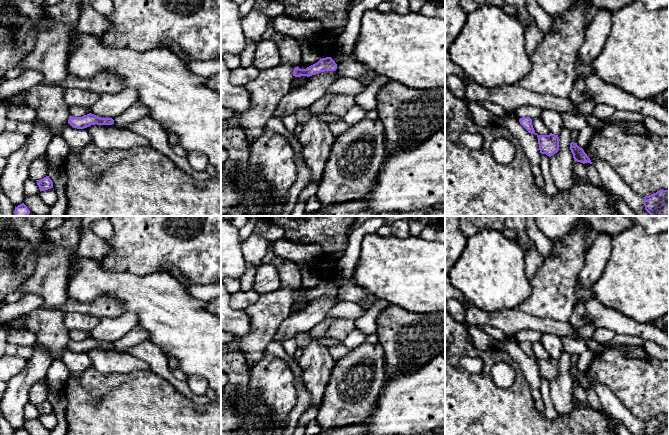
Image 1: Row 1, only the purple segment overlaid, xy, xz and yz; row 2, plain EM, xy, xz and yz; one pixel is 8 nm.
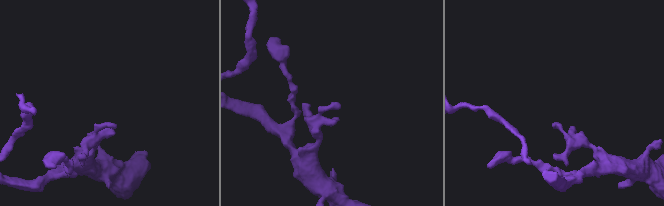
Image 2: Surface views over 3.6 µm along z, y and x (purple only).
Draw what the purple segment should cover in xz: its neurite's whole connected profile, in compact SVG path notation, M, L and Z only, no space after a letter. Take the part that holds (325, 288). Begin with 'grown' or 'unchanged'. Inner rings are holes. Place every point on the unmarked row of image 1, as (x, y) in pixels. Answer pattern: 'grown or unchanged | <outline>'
unchanged | M326 281L320 283L317 287L307 291L306 293L300 293L298 290L293 294L293 300L301 301L307 300L310 301L312 299L325 296L325 295L335 295L337 293L337 288L331 281Z

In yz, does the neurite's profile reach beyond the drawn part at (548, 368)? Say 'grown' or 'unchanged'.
unchanged

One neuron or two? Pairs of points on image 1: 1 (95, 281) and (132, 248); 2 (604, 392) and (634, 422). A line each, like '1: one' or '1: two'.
1: two
2: one

